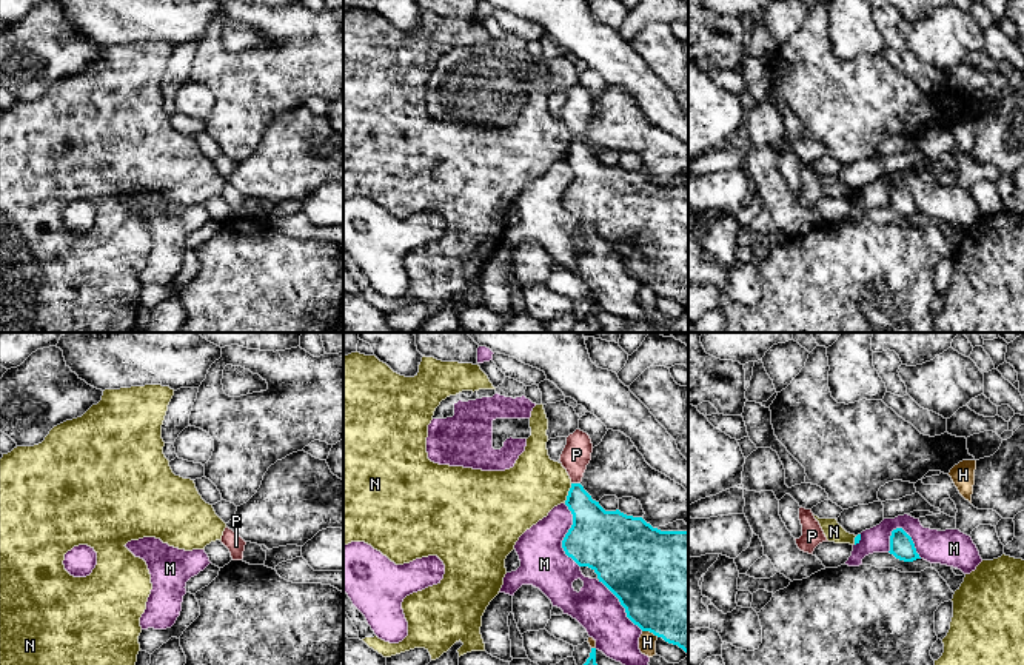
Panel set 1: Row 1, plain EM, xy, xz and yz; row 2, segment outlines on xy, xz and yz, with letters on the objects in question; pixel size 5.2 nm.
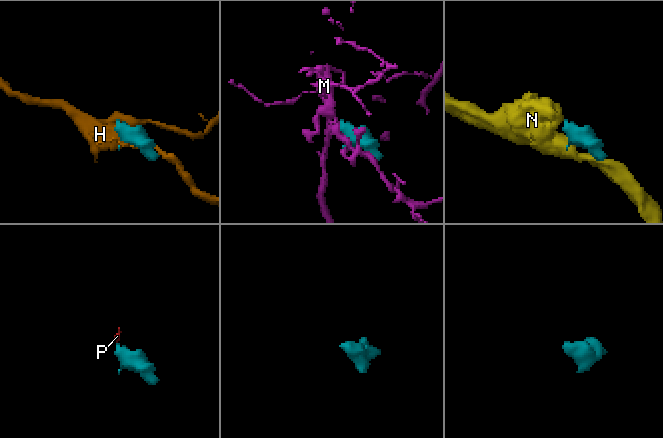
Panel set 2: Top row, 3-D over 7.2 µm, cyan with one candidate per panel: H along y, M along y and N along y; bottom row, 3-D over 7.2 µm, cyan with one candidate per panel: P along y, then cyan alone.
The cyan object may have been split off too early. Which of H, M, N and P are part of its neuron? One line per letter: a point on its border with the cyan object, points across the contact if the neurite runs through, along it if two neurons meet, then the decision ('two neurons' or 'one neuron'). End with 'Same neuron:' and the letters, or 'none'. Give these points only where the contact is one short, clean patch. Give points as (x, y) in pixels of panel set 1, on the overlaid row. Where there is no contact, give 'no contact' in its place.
H: meets cyan in xz at (650, 631); two neurons
M: meets cyan in xz at (565, 536); two neurons
N: meets cyan in xz at (568, 493); two neurons
P: meets cyan in xz at (576, 484); runs through xz (593, 528), (578, 501), (576, 484), (576, 454); one neuron
Same neuron: P

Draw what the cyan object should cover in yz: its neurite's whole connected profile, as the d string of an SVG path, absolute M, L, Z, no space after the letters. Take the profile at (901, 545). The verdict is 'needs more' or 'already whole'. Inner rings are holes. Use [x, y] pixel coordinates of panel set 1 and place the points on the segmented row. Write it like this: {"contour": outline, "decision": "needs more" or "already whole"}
{"contour": "M896 528L892 531L888 553L904 562L921 559L916 553L912 537L902 528Z", "decision": "already whole"}

